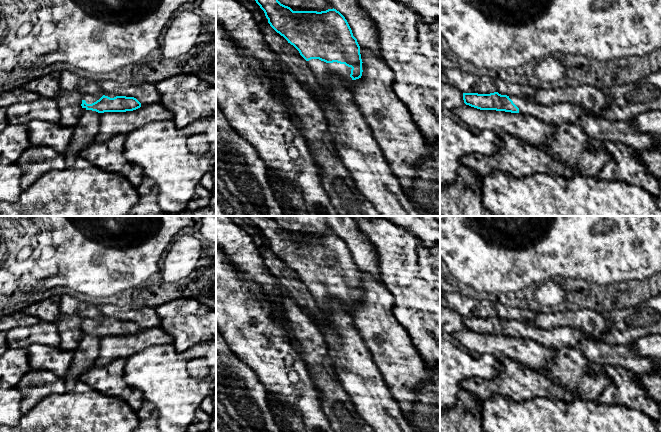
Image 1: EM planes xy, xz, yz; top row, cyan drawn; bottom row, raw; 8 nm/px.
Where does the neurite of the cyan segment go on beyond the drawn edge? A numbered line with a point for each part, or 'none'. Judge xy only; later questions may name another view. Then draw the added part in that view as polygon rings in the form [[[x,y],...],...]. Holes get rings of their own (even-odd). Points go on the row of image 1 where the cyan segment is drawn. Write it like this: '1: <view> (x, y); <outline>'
1: xy (89, 99); [[[83,94],[82,100],[85,100],[87,104],[92,104],[99,100],[102,96],[94,96],[89,94]]]

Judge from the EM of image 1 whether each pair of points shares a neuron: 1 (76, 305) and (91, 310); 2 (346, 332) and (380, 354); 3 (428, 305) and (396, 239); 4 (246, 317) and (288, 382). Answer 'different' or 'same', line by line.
1: same
2: different
3: same
4: same

